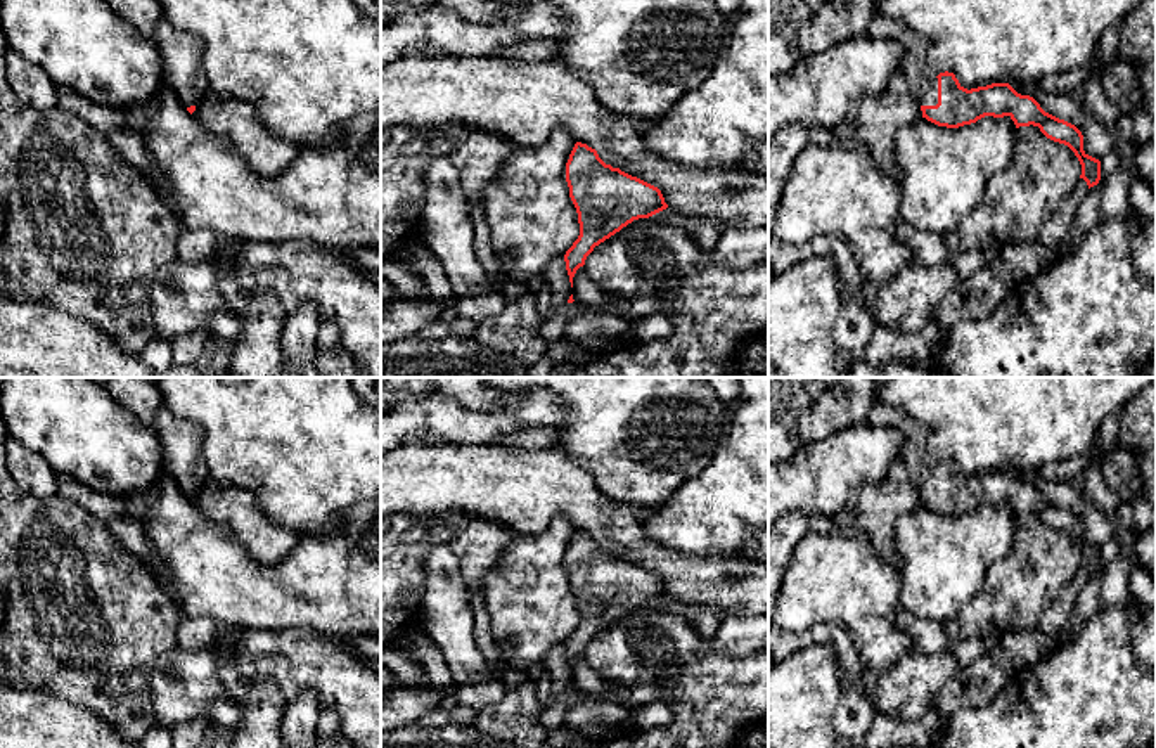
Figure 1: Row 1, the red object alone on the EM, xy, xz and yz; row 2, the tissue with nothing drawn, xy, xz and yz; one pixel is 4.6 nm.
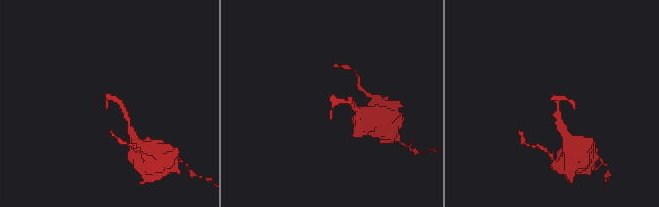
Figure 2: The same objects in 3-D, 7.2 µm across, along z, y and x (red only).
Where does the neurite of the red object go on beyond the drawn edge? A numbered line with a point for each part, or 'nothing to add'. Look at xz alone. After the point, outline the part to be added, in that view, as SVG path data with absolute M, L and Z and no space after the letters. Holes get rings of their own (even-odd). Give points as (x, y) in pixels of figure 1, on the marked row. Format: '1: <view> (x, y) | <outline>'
nothing to add

